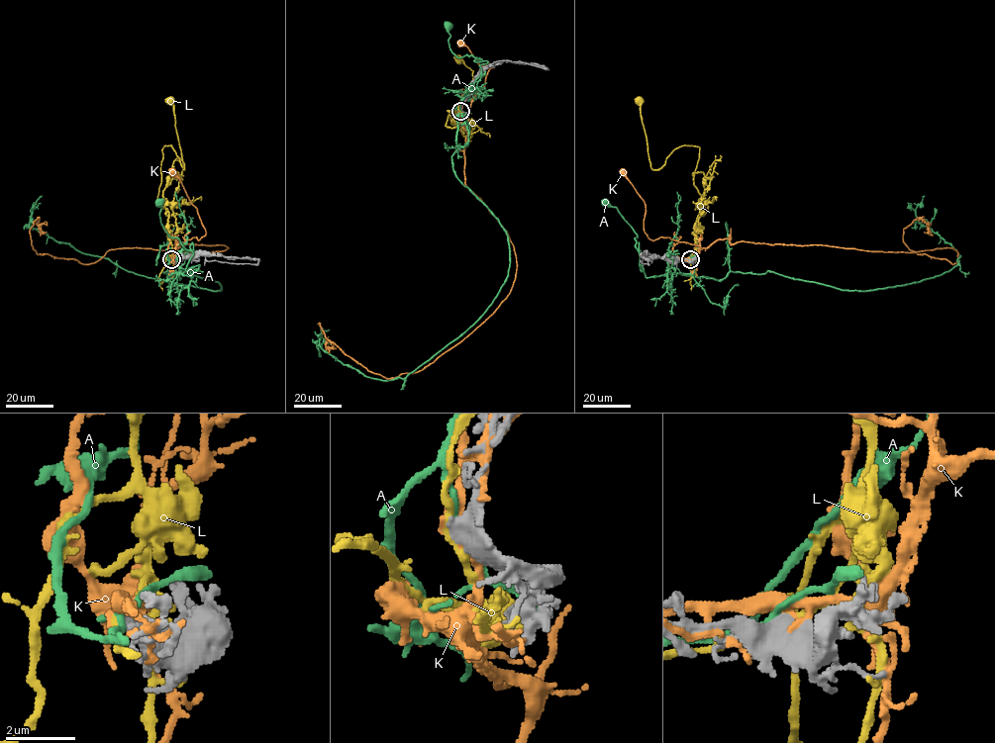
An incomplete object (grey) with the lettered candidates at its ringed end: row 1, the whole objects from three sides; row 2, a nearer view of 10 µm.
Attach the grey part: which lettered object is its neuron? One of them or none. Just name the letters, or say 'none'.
none

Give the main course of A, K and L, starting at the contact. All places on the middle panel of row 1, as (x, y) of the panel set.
A: (459, 110), (467, 90), (452, 171), (507, 236), (508, 276), (404, 378), (367, 377), (330, 344)
K: (461, 111), (461, 118), (466, 119), (474, 95), (482, 88), (487, 72), (494, 65), (481, 65), (460, 43)
L: (459, 110), (457, 125), (447, 128), (447, 116), (451, 120), (473, 79), (473, 71), (458, 58)

